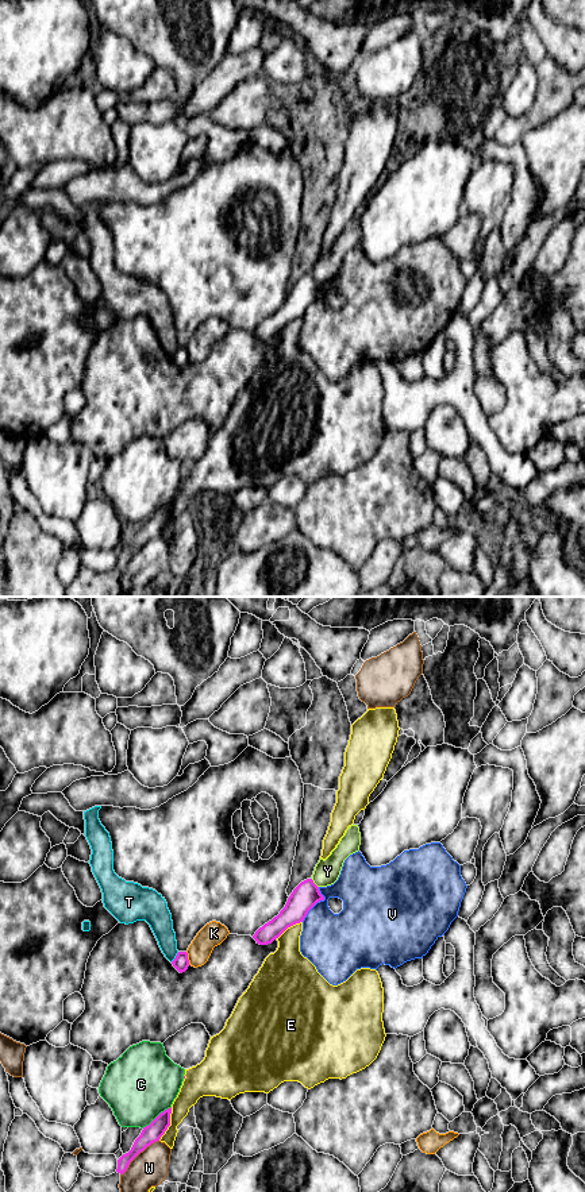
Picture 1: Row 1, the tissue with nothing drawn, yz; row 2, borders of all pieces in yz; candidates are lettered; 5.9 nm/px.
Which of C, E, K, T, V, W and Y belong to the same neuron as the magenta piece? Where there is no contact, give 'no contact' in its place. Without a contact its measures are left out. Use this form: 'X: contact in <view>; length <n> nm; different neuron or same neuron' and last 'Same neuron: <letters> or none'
C: contact in yz; length 220 nm; different neuron
E: contact in yz; length 220 nm; different neuron
K: contact in yz; length 80 nm; different neuron
T: contact in yz; length 80 nm; different neuron
V: contact in yz; length 240 nm; different neuron
W: contact in yz; length 320 nm; different neuron
Y: contact in yz; length 70 nm; different neuron
Same neuron: none

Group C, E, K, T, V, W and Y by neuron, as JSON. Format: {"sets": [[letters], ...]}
{"sets": [["C"], ["E"], ["K"], ["T", "Y"], ["V"], ["W"]]}

